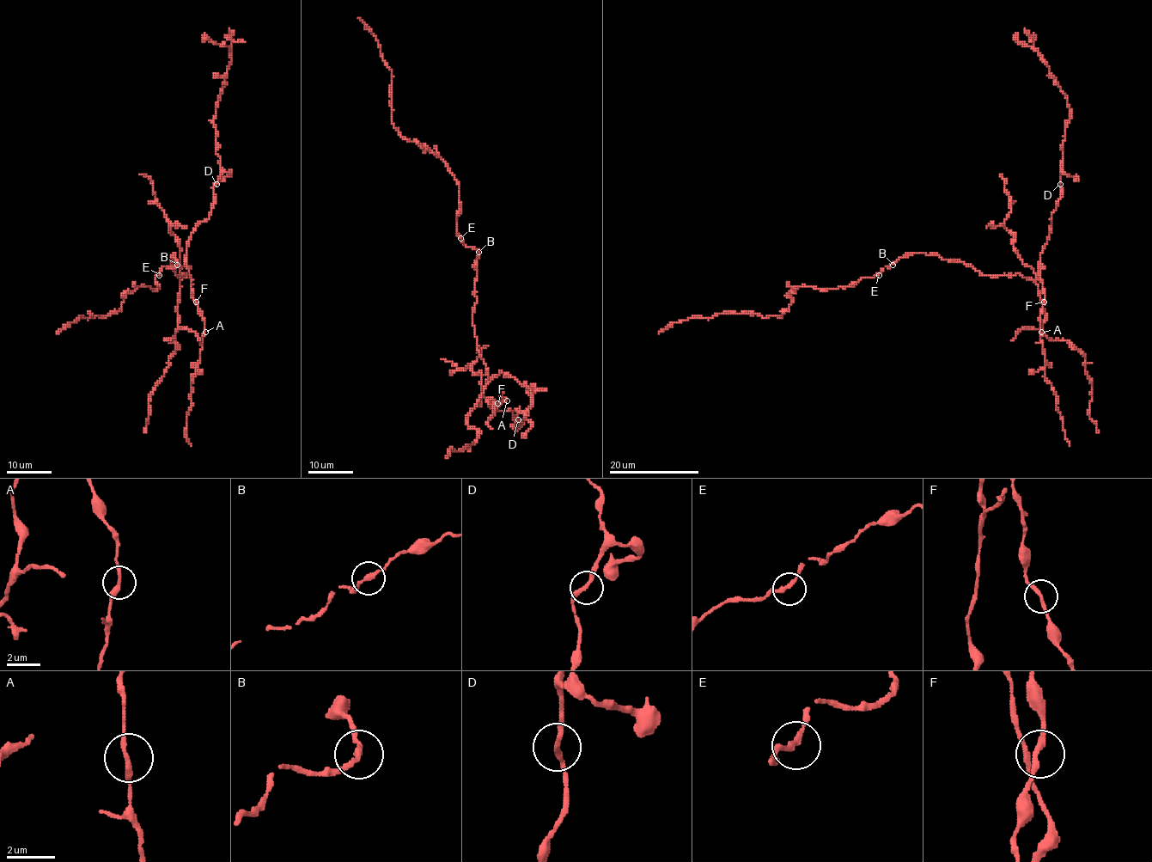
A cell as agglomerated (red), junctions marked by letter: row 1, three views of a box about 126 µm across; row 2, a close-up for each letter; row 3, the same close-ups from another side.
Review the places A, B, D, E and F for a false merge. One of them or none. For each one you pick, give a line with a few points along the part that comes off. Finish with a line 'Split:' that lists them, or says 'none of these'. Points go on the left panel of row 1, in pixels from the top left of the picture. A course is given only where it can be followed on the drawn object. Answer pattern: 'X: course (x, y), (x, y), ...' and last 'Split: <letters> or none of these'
Split: none of these

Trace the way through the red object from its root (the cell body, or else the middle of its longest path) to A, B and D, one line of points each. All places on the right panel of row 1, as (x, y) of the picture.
A: (959, 261), (986, 276), (1020, 273), (1027, 278), (1035, 279), (1039, 275), (1044, 295), (1039, 316), (1041, 332)
B: (959, 261), (946, 260), (936, 254), (913, 252), (900, 257), (892, 265)
D: (959, 261), (986, 276), (1020, 273), (1035, 279), (1039, 253), (1050, 235), (1052, 213), (1061, 196), (1060, 184)

